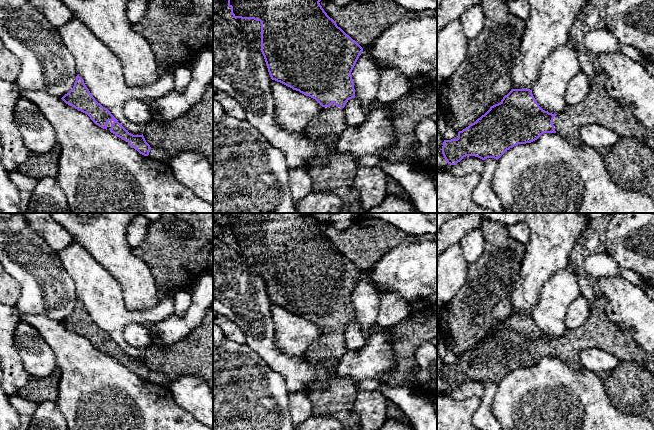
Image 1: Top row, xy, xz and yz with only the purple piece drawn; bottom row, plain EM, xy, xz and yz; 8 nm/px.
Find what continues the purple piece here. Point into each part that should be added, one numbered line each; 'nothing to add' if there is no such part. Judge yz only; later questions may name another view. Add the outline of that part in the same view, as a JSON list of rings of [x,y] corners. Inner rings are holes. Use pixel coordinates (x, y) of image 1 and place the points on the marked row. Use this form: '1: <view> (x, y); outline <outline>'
1: yz (598, 107); outline [[[598,71],[595,84],[590,87],[587,97],[575,106],[566,105],[563,112],[558,113],[552,123],[556,133],[564,137],[572,145],[577,145],[579,130],[586,124],[601,124],[615,131],[620,137],[632,137],[654,150],[654,131],[646,128],[633,114],[628,103],[620,102],[606,91],[607,76]]]

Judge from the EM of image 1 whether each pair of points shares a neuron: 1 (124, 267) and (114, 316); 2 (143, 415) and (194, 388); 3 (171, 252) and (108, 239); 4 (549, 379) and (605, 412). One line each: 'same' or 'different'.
1: different
2: different
3: different
4: same

